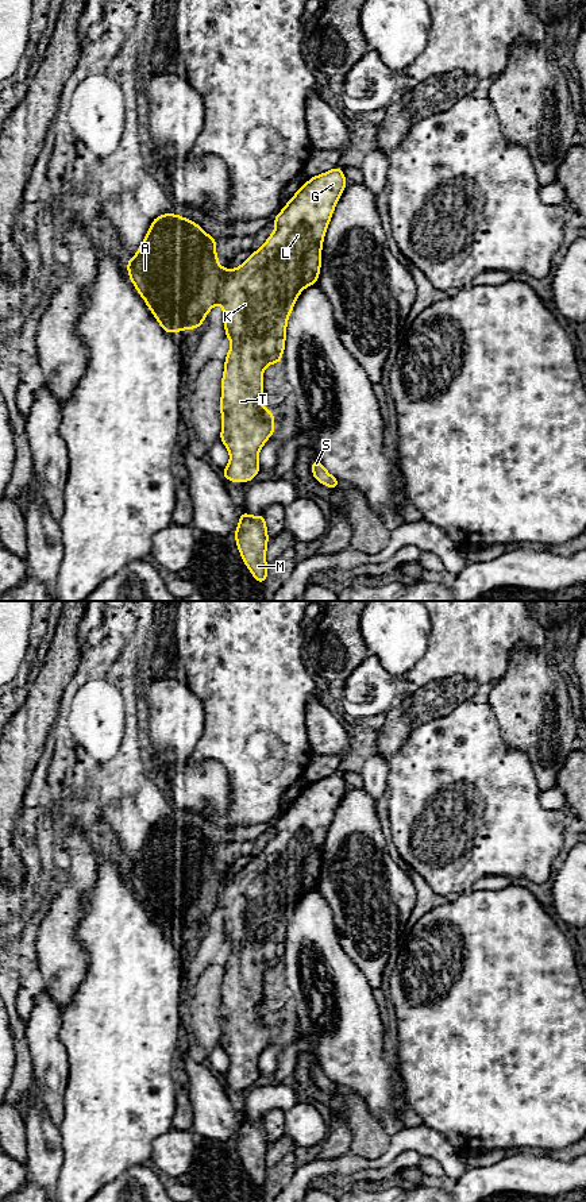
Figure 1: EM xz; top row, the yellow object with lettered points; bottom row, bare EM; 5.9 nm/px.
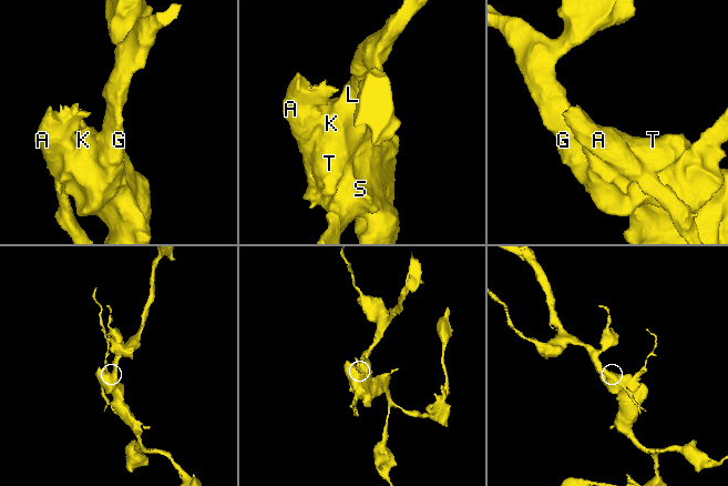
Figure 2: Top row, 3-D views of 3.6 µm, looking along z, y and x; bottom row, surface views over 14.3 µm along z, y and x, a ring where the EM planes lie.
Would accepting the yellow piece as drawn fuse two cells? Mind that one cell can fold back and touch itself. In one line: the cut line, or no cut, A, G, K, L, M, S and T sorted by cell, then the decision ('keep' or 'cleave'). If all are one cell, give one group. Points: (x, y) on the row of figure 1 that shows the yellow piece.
cut in xz along (223, 269), (219, 277), (216, 301); A / G K L M S T; cleave

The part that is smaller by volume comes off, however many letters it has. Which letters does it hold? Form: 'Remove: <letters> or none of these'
Remove: A

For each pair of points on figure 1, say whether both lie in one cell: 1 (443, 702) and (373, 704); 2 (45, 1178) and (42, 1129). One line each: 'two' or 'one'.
1: two
2: one

